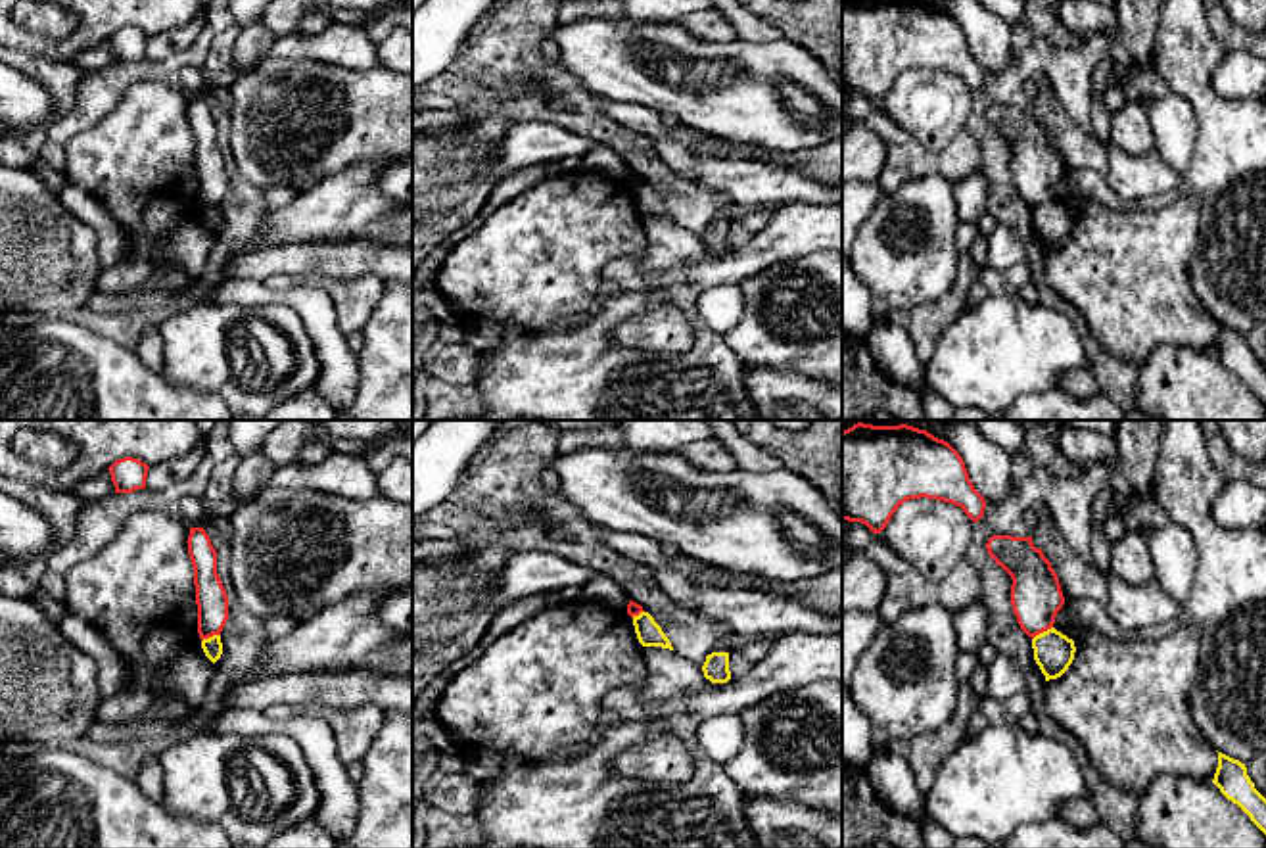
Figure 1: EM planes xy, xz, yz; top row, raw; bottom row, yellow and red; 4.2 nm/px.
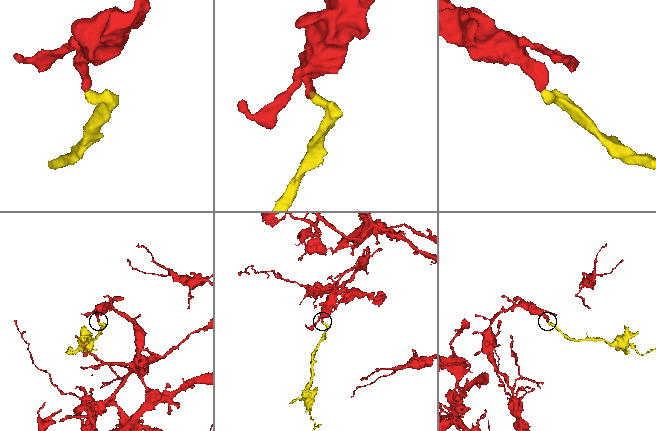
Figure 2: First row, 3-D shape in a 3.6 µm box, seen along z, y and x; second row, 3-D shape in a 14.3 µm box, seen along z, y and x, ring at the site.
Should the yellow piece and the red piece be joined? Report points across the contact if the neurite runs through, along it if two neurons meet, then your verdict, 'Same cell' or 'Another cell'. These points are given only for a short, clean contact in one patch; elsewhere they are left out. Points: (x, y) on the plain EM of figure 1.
Boundary: yz (1052, 196), (1032, 210). Another cell

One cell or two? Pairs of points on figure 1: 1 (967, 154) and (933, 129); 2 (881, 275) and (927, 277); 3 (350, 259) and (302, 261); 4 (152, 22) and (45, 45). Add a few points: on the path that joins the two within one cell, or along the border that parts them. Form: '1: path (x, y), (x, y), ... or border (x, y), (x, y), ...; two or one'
1: border (961, 127), (940, 148), (925, 148), (904, 131); two
2: path (892, 275), (915, 275); one
3: path (338, 261), (313, 261); one
4: path (125, 20), (100, 20), (71, 45); one

